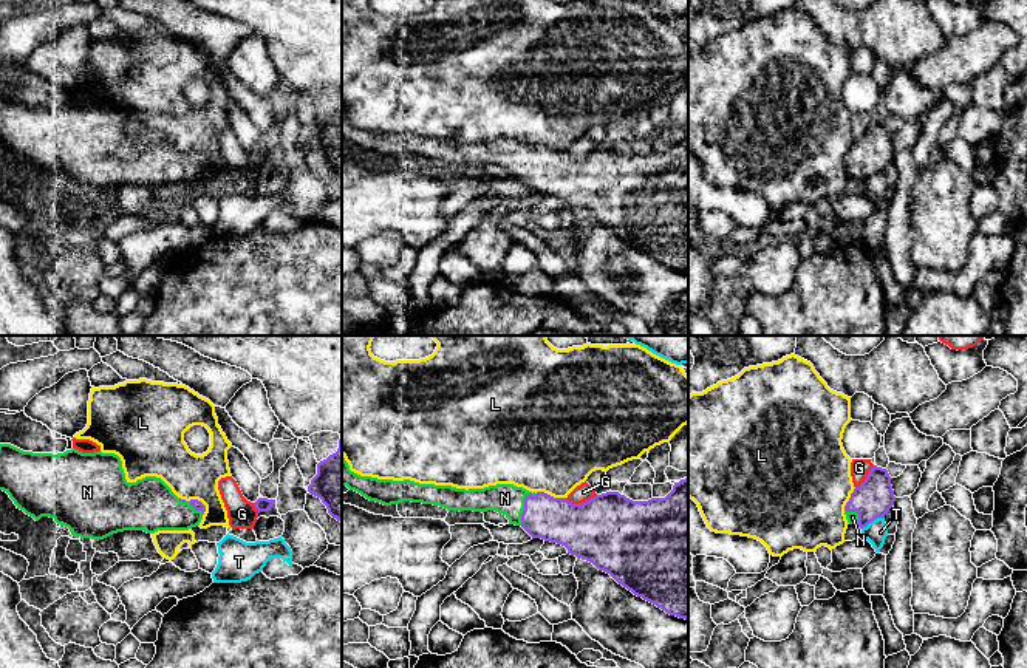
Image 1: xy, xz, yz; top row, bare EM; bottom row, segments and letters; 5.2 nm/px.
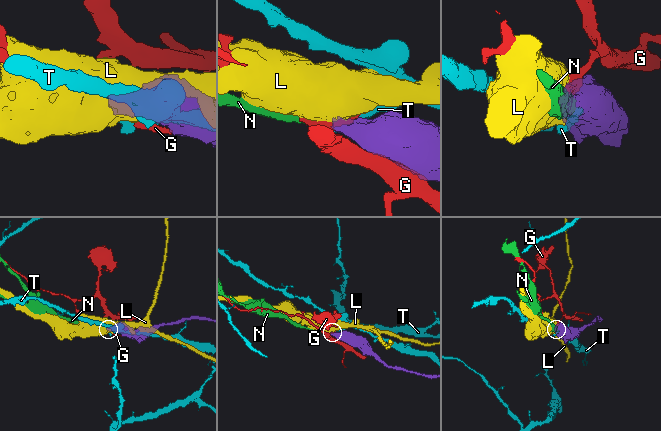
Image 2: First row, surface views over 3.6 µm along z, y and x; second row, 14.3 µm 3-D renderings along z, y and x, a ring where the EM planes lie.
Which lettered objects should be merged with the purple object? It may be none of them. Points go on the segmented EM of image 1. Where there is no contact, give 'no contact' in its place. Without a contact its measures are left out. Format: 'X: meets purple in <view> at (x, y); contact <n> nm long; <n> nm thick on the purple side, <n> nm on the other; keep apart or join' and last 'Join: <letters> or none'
G: meets purple in xz at (582, 503); contact 180 nm long; 400 nm thick on the purple side, 90 nm on the other; keep apart
L: meets purple in xz at (549, 495); contact 160 nm long; 280 nm thick on the purple side, 480 nm on the other; keep apart
N: meets purple in xz at (525, 506); contact 190 nm long; 240 nm thick on the purple side, 160 nm on the other; join
T: meets purple in yz at (873, 520); contact 140 nm long; 200 nm thick on the purple side, 120 nm on the other; keep apart
Join: N

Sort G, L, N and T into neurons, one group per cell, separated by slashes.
G / L / N / T

